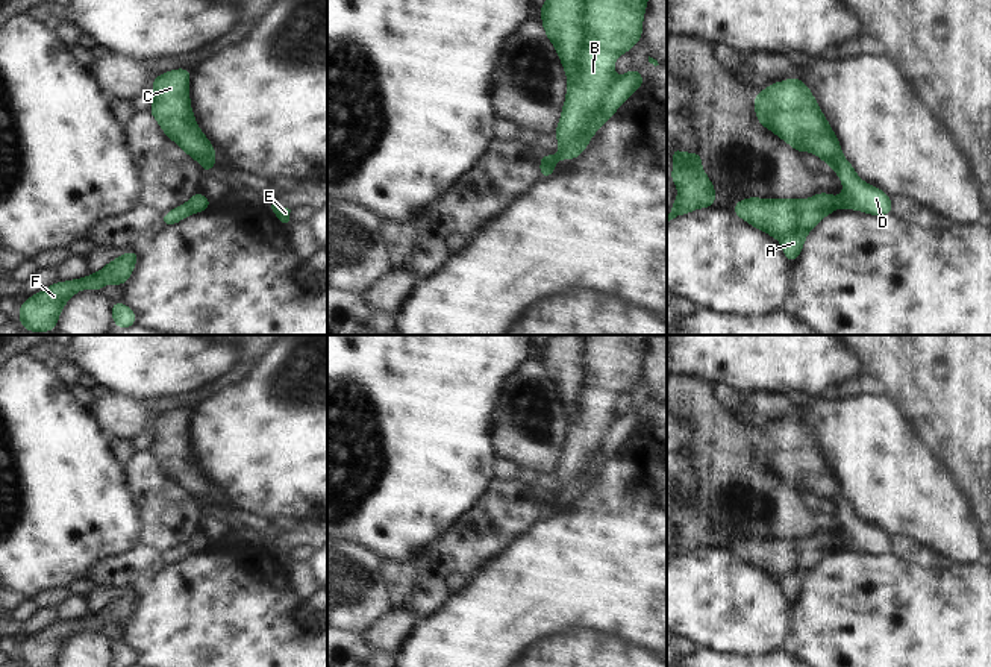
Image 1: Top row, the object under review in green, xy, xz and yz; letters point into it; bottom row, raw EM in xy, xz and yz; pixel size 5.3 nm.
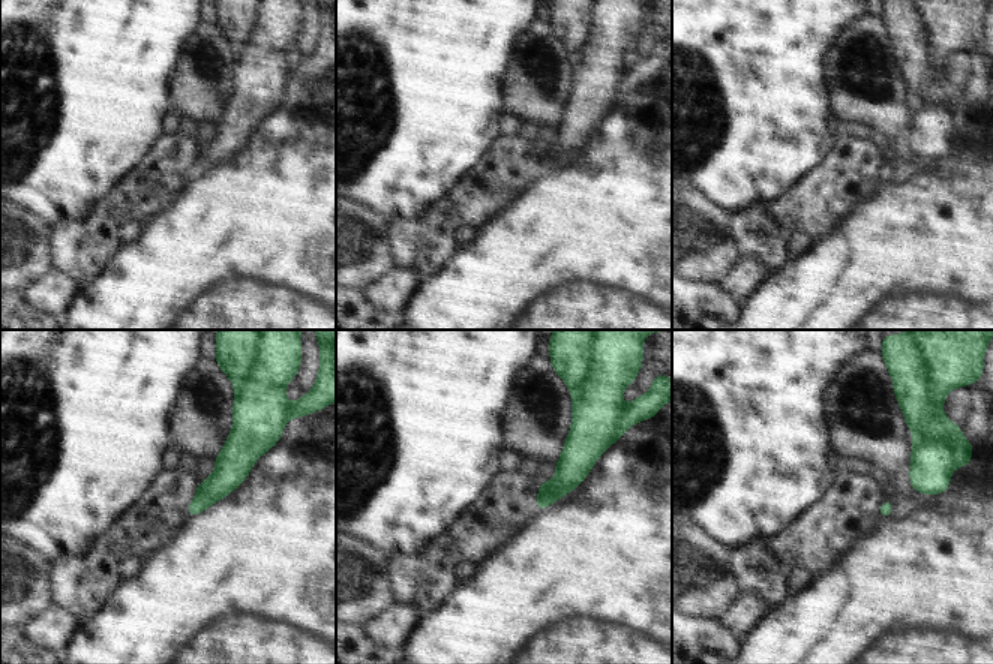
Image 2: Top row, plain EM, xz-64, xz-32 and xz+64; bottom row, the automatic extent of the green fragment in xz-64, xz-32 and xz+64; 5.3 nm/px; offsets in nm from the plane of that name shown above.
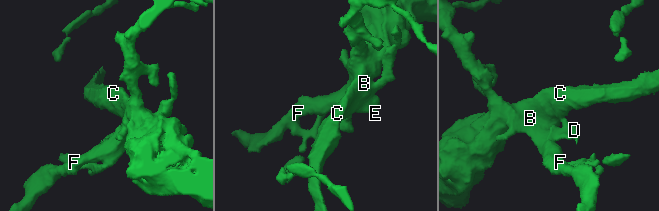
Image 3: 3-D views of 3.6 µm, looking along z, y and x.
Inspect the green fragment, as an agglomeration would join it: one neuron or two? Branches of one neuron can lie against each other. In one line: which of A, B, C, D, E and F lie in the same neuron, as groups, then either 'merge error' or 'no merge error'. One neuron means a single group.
A D E F / B C | merge error

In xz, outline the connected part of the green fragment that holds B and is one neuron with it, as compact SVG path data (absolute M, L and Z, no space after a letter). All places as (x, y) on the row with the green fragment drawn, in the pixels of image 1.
M583 0L585 38L576 71L567 76L567 97L555 138L559 155L539 155L539 164L564 161L573 144L585 138L600 109L606 88L617 79L614 62L642 38L647 0Z

